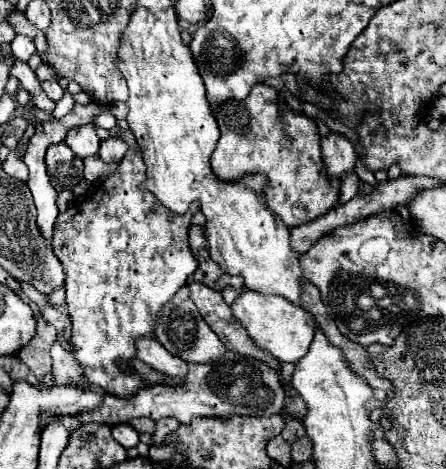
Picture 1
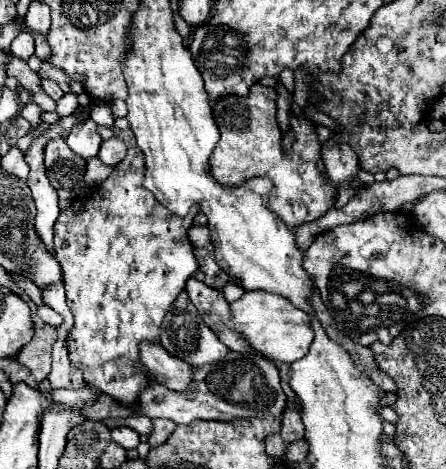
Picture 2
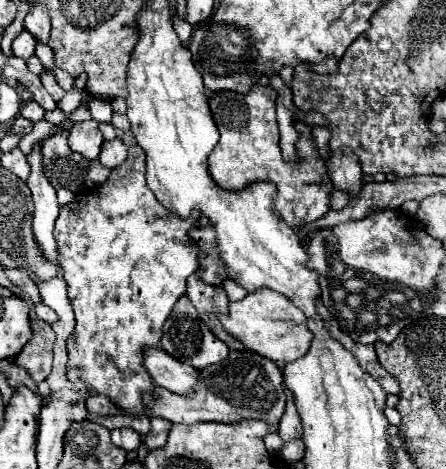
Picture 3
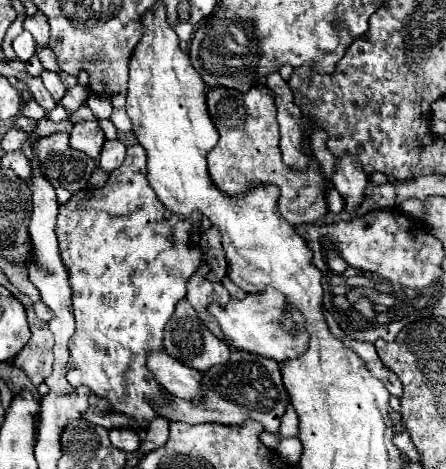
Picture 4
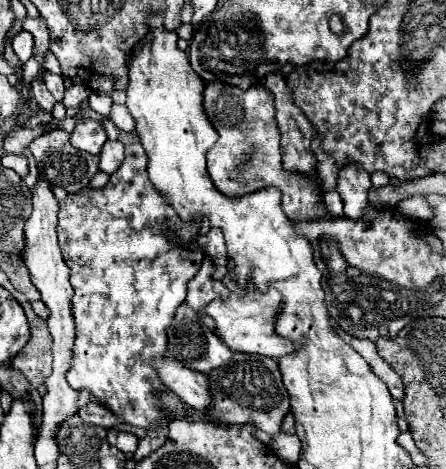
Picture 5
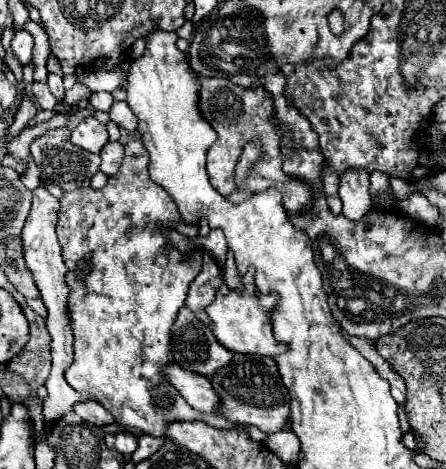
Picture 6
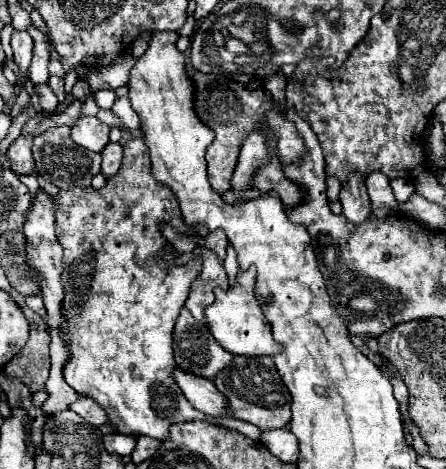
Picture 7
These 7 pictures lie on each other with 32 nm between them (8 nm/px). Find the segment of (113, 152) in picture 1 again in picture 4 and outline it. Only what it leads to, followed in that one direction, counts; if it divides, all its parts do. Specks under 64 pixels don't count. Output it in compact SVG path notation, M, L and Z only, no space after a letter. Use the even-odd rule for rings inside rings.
M112 140L112 142L104 142L98 164L100 168L112 172L114 168L118 168L126 158L126 146L120 140Z

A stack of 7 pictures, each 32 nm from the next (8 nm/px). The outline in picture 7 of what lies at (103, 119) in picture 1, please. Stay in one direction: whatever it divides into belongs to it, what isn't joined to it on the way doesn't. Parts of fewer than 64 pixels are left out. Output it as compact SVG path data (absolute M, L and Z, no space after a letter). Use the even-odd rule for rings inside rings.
M98 90L98 92L94 92L94 102L96 102L98 108L102 108L102 110L110 110L110 106L114 104L114 100L116 100L114 92L108 92L108 90Z

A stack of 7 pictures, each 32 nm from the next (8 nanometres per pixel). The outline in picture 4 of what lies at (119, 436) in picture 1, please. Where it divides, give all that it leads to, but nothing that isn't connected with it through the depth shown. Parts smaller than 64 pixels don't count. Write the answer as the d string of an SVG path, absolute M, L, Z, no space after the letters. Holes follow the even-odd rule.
M116 428L110 432L112 446L124 450L124 452L136 452L140 448L140 436L136 430L130 428Z

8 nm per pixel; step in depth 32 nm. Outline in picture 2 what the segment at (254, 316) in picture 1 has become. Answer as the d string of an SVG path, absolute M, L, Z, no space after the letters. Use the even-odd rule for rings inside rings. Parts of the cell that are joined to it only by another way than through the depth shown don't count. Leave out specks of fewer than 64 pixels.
M261 290L245 292L242 298L230 304L230 310L232 318L228 318L228 326L244 334L250 346L270 360L292 364L308 352L314 336L310 328L310 316L283 296L269 292L264 294Z

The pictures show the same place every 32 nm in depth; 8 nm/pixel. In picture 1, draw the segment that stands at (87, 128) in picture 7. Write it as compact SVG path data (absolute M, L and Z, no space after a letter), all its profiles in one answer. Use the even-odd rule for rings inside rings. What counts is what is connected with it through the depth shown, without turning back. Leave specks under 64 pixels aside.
M86 124L86 126L72 128L66 134L66 140L64 142L80 158L98 154L98 146L100 146L100 138L96 136L96 126L94 124Z

